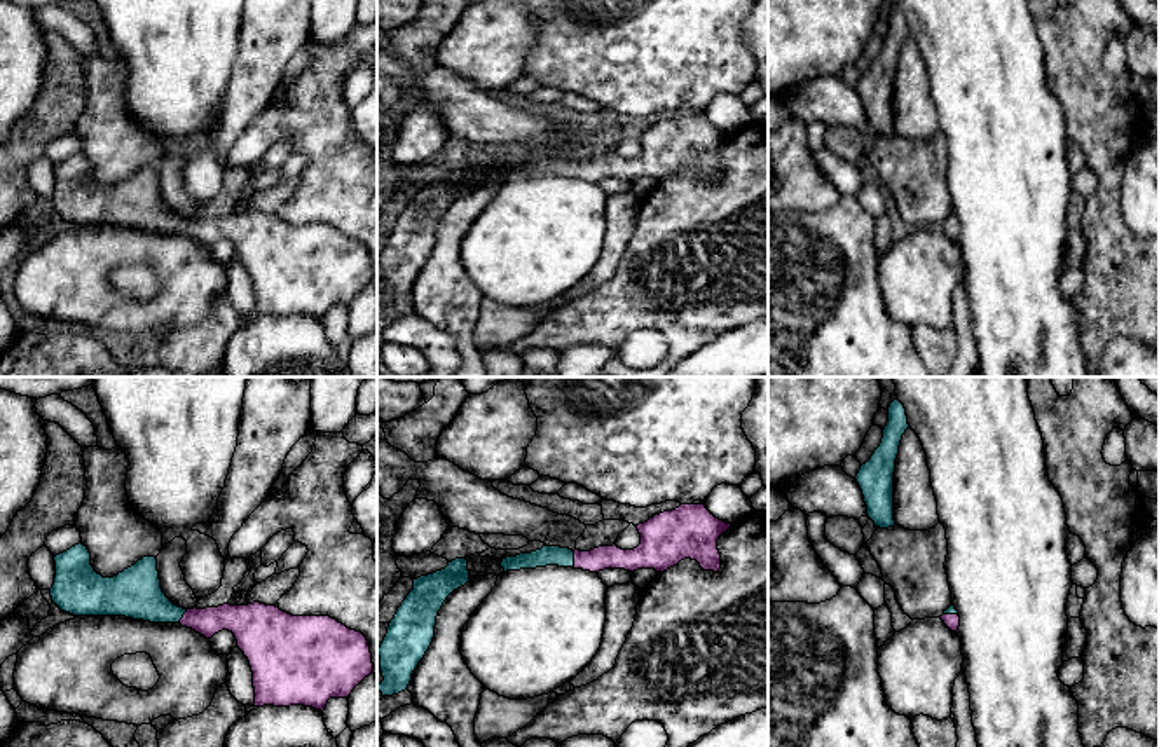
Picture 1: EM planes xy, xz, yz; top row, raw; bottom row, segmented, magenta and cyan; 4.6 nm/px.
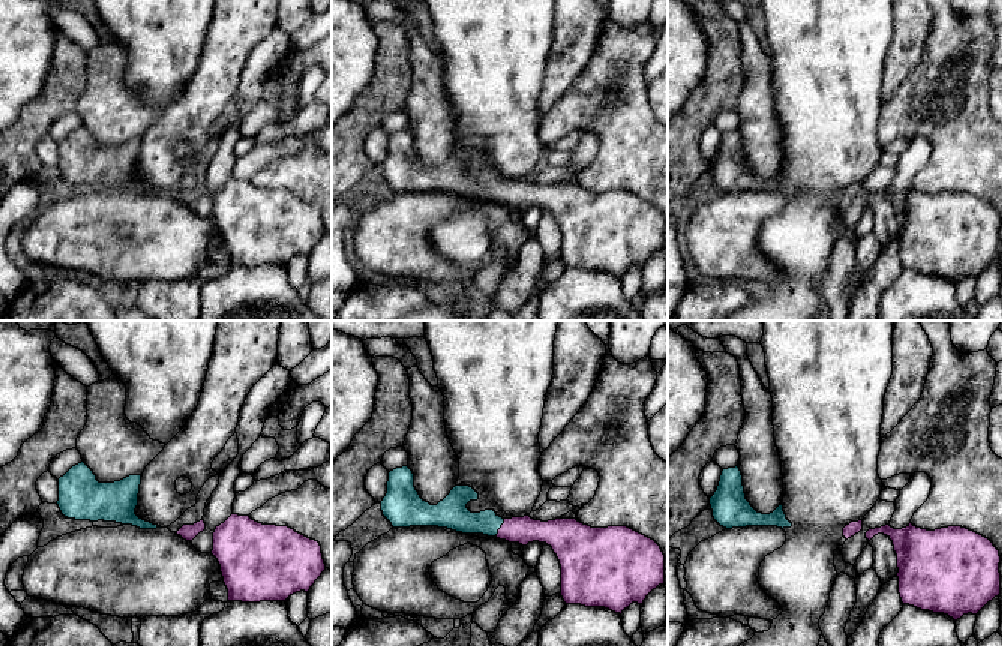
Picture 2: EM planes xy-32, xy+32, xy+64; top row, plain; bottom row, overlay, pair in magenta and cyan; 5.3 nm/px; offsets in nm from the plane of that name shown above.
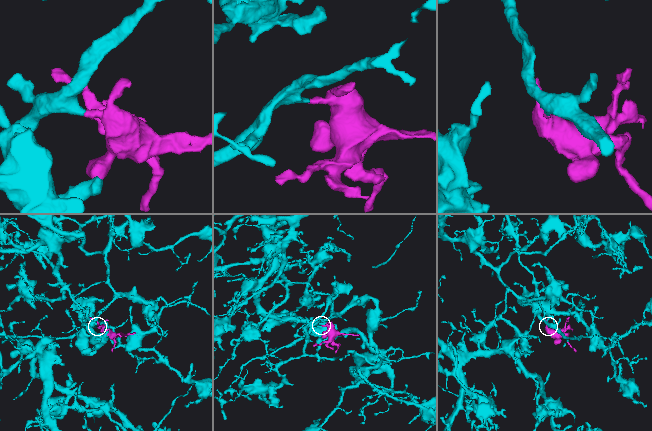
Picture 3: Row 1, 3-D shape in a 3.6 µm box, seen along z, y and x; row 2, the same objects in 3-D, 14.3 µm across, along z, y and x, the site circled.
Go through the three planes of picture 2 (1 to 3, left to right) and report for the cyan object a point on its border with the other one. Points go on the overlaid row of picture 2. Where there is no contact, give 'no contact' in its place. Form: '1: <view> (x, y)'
1: no contact
2: xy+32 (500, 528)
3: no contact

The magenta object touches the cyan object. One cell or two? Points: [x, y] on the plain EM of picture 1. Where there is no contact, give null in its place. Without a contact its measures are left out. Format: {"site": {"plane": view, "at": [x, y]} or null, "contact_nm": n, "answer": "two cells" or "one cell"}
{"site": {"plane": "xz", "at": [575, 168]}, "contact_nm": 70, "answer": "one cell"}

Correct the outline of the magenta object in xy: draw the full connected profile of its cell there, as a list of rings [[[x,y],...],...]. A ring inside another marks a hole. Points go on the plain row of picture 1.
[[[82,152],[54,171],[52,211],[73,225],[180,232],[206,248],[232,241],[253,281],[255,316],[304,314],[323,321],[330,307],[349,307],[374,281],[367,246],[330,225],[291,225],[260,211],[178,216],[161,197],[155,166],[143,166],[113,187],[94,180]]]

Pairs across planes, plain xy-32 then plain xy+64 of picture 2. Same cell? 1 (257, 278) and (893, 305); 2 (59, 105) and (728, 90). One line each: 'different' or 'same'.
1: same
2: same

